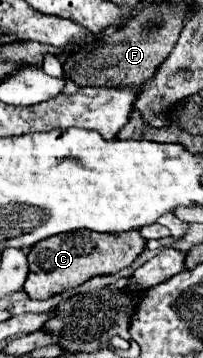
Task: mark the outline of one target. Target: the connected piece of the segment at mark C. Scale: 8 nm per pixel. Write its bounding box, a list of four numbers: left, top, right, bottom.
[23,231,145,299]

